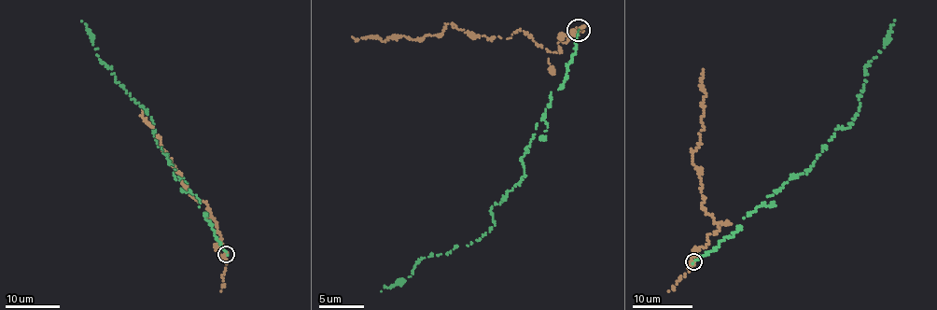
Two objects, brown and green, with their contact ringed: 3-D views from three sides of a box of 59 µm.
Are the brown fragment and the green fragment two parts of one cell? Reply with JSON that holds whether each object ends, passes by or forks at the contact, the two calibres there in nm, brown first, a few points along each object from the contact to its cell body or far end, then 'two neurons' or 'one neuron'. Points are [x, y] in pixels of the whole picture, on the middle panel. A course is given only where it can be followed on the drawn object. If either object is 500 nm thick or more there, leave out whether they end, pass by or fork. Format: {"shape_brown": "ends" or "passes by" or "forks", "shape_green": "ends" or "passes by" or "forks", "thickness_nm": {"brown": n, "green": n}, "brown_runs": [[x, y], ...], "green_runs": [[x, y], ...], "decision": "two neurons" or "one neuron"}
{"shape_brown": "passes by", "shape_green": "ends", "thickness_nm": {"brown": 140, "green": 160}, "brown_runs": [[578, 29], [556, 52], [520, 28], [507, 38], [448, 23], [420, 39], [352, 36]], "green_runs": [[579, 30], [565, 81], [551, 92], [522, 157], [525, 177], [492, 206], [495, 225], [381, 291]], "decision": "two neurons"}

